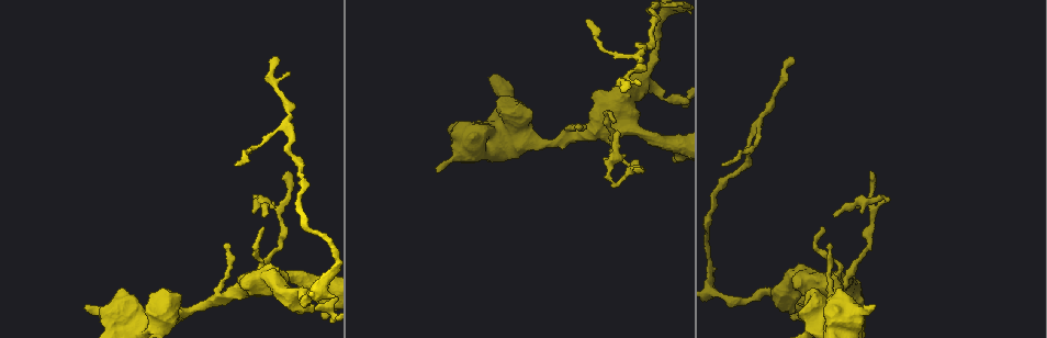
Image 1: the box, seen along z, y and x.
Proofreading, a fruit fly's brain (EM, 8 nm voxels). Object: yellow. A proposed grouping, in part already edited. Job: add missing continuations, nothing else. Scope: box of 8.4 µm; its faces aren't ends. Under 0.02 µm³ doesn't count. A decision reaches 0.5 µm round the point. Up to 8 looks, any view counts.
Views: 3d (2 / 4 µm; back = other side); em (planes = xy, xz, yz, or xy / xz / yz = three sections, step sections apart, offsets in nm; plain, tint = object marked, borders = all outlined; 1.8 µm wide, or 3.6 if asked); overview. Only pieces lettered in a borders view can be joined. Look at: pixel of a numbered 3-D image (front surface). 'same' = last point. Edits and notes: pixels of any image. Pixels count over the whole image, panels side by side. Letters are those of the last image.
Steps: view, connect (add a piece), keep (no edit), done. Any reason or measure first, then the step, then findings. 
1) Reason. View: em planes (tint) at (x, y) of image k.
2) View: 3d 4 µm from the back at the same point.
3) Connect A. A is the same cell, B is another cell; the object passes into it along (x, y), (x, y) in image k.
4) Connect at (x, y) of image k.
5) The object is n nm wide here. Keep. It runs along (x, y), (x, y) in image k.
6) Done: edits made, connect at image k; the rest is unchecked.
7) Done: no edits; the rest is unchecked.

Free end. View: 3d 4 µm at (227, 245) of image 1.

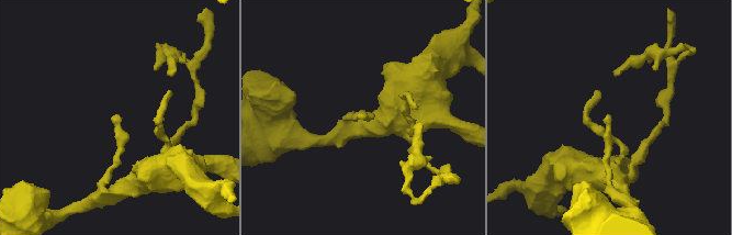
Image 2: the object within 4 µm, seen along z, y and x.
View: em planes (borders) at (362, 119) of image 2.

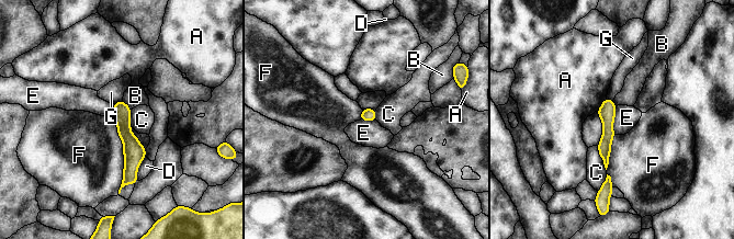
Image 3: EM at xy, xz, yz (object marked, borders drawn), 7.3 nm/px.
The object is 100 nm wide here. Keep. A, B, C, D, E, F and G are other cells; none of them fits.

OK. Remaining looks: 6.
Thin neck. View: em planes (plain) at (631, 170) of image 1.

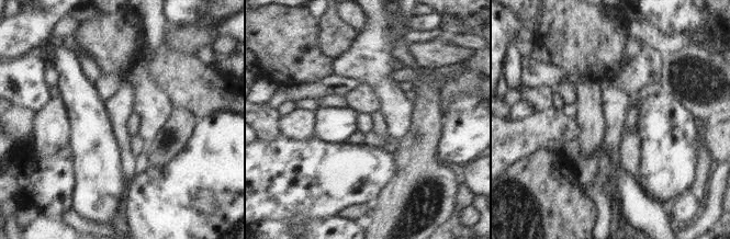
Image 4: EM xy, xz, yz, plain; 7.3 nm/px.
With the object marked. View: em planes (tint) at the same point.

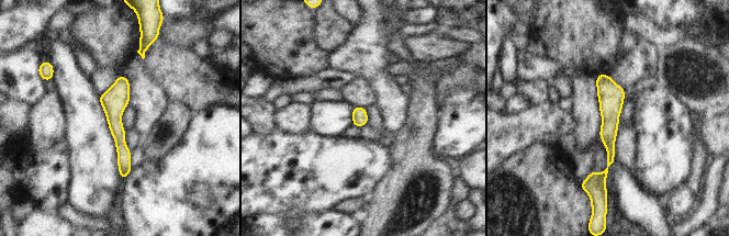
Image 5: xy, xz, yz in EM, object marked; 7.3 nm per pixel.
View: em planes (borders) at the same point.

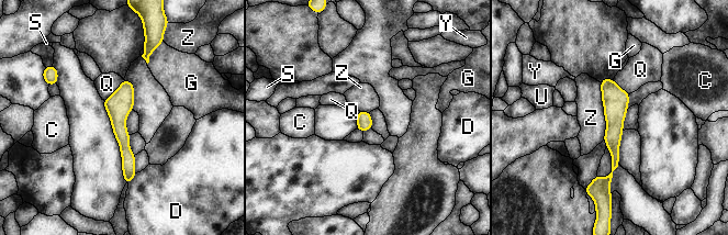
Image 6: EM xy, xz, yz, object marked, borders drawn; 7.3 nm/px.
The object is 110 nm wide here. Keep. C, D, G, Q, S, U, Y and Z are other cells; a border runs along (600, 82), (605, 119), (604, 140) in image 6; none of them fits.

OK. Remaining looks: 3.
View: em planes (borders) at (627, 89) of image 1.

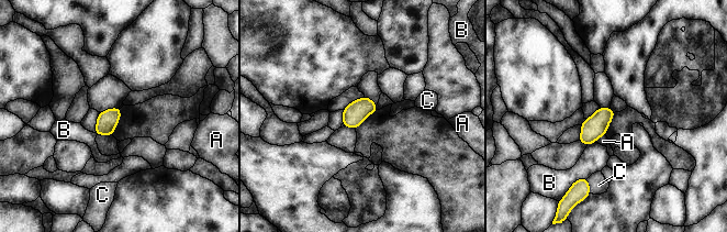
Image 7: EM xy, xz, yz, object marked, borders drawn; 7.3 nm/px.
Keep. A, B and C are other cells; a border runs along (604, 134), (594, 142) in image 7; no lettered piece goes on from it.

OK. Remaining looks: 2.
Done: no edits; the rest is unchecked.

